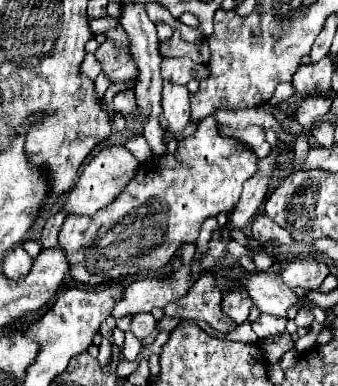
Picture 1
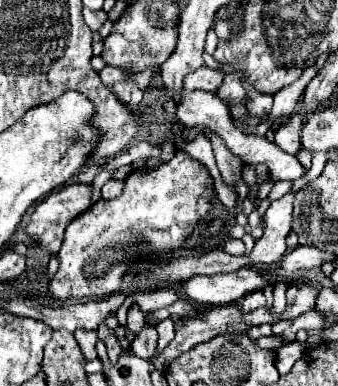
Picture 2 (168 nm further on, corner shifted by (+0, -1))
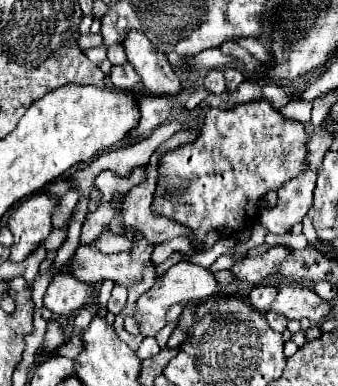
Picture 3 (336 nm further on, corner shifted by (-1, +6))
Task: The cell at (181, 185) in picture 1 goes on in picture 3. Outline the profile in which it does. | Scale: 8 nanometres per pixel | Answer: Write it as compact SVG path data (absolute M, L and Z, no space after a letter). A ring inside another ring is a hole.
M61 273L49 283L43 307L47 307L55 315L71 315L73 311L85 307L91 301L93 291L93 285L81 283L75 277Z

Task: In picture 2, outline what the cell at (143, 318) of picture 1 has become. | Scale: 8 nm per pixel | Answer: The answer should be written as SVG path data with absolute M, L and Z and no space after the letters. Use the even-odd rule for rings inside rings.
M144 324L144 328L134 336L130 348L136 356L140 358L150 358L156 350L156 340L158 340L158 334L156 334L156 328L152 324Z

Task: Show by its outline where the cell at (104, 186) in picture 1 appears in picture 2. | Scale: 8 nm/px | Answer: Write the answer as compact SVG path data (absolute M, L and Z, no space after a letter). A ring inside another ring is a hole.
M72 182L68 186L62 186L60 190L54 190L42 202L38 202L36 210L32 212L32 216L26 224L26 234L30 236L30 242L44 246L46 252L58 252L64 230L70 224L70 220L74 220L76 216L86 212L86 208L90 208L90 206L92 206L92 184Z

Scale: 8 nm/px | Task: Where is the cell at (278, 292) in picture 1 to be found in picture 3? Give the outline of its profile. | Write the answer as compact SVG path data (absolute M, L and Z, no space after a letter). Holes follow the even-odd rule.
M181 261L173 267L169 267L163 275L157 275L155 277L155 283L153 287L143 293L139 299L137 299L137 313L135 313L135 321L139 323L139 331L143 337L153 337L157 335L159 329L163 329L167 325L167 311L171 305L175 303L189 303L195 305L195 303L201 303L205 301L207 297L211 297L213 293L217 293L219 287L217 287L217 279L213 277L213 273L205 267L199 267L199 265L193 265L193 263L187 263L187 261Z

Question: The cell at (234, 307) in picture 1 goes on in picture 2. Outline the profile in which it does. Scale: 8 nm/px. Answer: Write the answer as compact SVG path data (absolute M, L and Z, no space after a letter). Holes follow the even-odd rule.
M254 292L250 296L244 296L242 302L240 302L242 312L252 312L252 310L256 310L260 306L266 306L266 298L262 296L262 292Z

